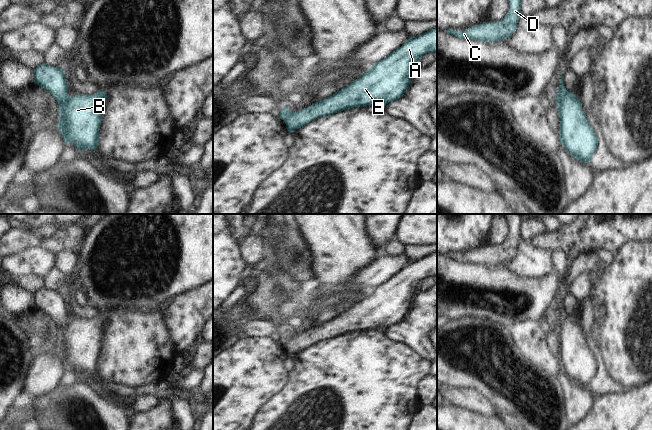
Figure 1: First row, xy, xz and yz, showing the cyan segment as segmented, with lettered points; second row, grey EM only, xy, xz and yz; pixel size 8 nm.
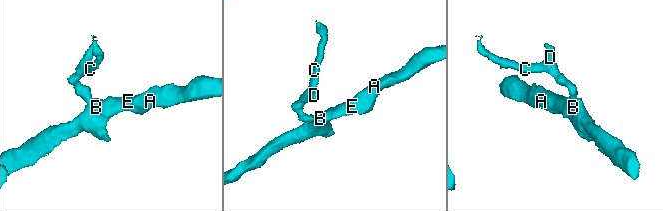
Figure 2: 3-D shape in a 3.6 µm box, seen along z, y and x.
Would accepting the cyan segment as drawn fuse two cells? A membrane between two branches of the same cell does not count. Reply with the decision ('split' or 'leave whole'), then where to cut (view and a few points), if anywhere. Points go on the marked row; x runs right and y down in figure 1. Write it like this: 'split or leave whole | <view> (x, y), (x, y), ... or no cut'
split | yz (568, 92), (557, 99)

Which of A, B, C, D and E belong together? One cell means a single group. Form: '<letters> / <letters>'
A B E / C D

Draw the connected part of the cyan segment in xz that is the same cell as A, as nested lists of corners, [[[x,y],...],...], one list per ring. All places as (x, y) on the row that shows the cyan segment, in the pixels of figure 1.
[[[437,27],[411,37],[340,91],[298,112],[289,111],[284,120],[286,129],[292,133],[317,117],[325,117],[353,107],[384,107],[404,95],[420,58],[433,52],[437,53]]]

